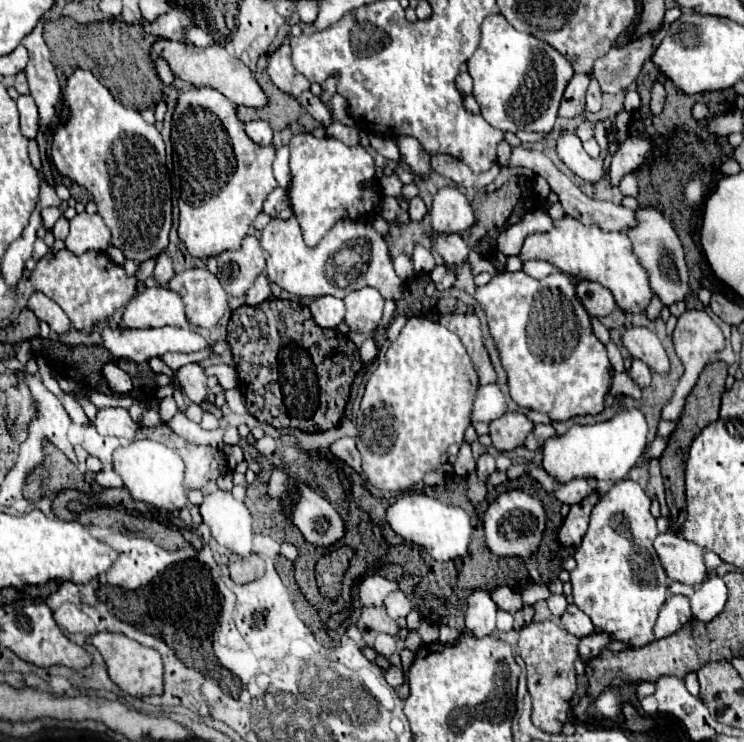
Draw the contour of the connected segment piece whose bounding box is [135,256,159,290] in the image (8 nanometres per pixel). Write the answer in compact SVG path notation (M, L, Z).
M153 256L153 258L145 260L145 262L141 264L139 272L135 274L135 276L137 276L137 280L139 280L139 290L141 290L141 288L145 288L145 280L153 274L153 268L155 268L155 264L157 264L157 258L159 258L159 256Z

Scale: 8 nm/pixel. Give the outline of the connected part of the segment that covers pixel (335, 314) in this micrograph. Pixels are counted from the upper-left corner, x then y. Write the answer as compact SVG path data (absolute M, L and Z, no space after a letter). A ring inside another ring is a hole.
M319 296L309 304L311 316L321 328L337 328L345 316L343 300L335 296Z

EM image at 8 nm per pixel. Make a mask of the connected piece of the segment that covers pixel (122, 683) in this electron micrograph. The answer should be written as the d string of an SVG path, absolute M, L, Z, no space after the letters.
M97 632L91 636L91 644L101 652L107 670L109 670L109 678L127 694L143 698L143 696L153 696L153 694L163 694L163 662L161 662L161 654L153 648L147 648L131 638L127 638L125 634L117 634L117 632Z

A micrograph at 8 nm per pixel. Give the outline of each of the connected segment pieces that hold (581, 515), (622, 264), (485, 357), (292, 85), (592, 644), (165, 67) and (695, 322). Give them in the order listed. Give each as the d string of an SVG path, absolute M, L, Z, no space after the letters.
M599 492L589 494L585 500L581 500L581 504L571 506L569 516L563 520L563 526L559 530L559 542L563 544L573 544L577 546L583 538L583 534L587 532L587 524L589 524L589 514L593 510L593 506L599 502Z
M563 216L553 222L549 232L529 234L523 242L519 258L525 260L545 260L557 266L565 274L581 276L583 280L597 280L609 288L623 312L643 312L649 306L653 290L649 286L649 276L637 258L633 256L629 238L623 232L605 232L597 226L583 226L573 216Z
M467 312L467 314L441 314L439 322L445 324L449 330L453 330L459 336L459 340L465 344L465 348L473 360L473 366L479 374L479 382L481 384L495 382L495 370L493 370L489 354L483 346L479 318L471 312Z
M287 40L283 42L283 46L279 50L275 50L271 54L267 72L279 90L283 90L295 98L299 98L299 94L303 90L309 90L309 80L301 72L297 72L291 64L291 48L289 48Z
M599 632L599 634L593 634L593 636L585 636L581 638L581 644L579 644L579 654L583 660L589 660L593 656L597 656L597 652L601 648L605 648L609 642L611 642L611 634L607 632Z
M155 58L155 70L157 70L159 78L163 80L163 84L171 84L173 82L173 72L171 72L169 64L163 58Z
M687 310L687 312L683 312L683 314L679 316L671 340L673 340L673 346L675 346L675 352L677 352L679 360L681 360L683 366L685 366L685 374L681 376L681 380L679 380L679 384L677 384L671 400L663 406L663 410L661 410L661 420L673 420L673 422L675 422L675 420L681 416L685 398L687 398L687 394L691 392L693 384L697 382L697 376L699 376L701 370L715 358L715 354L717 354L719 350L723 350L725 338L723 338L723 332L719 330L719 326L711 320L711 316L709 316L705 310Z

